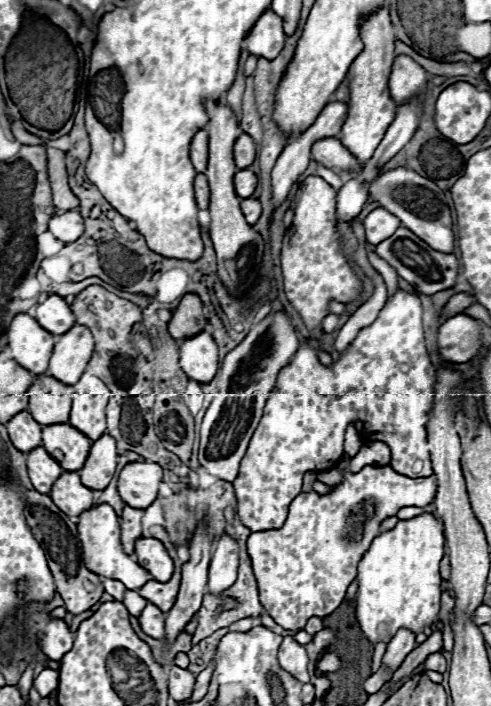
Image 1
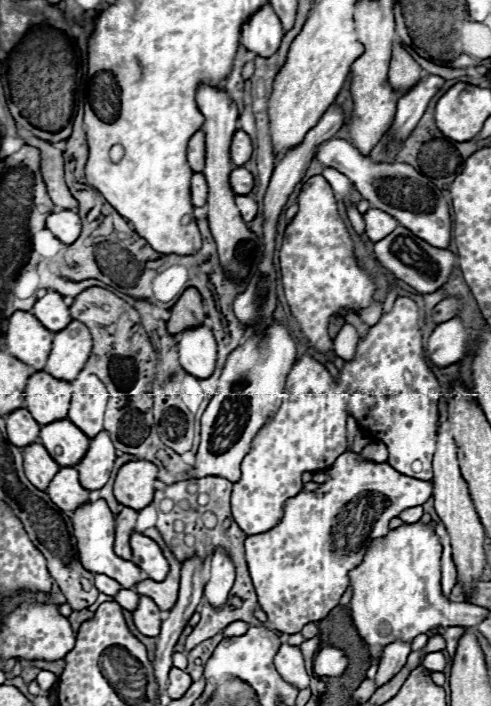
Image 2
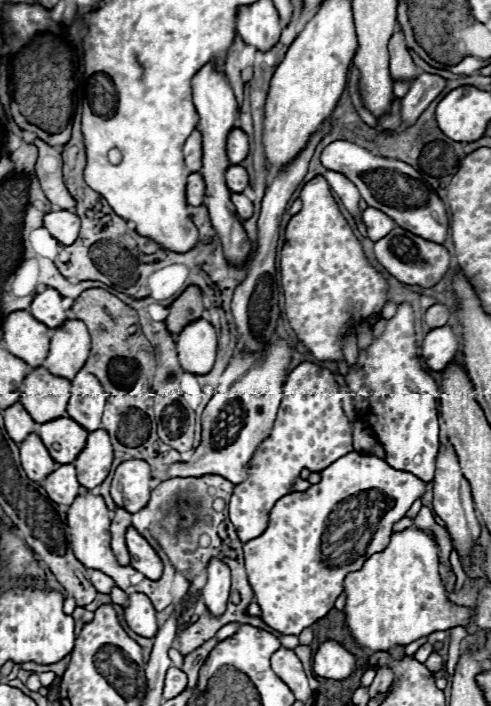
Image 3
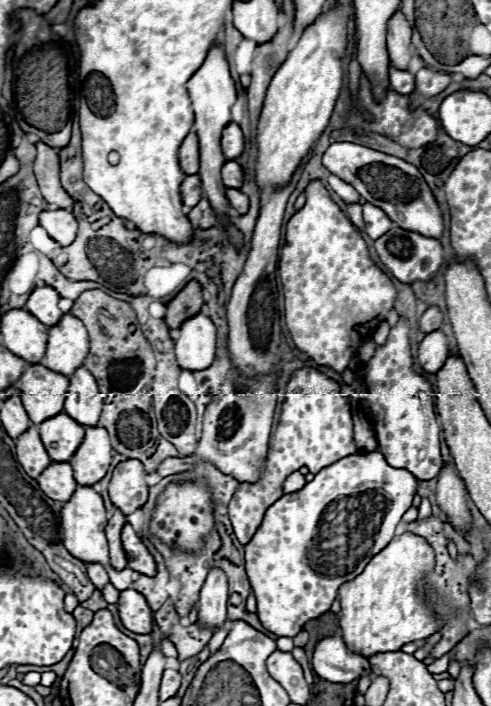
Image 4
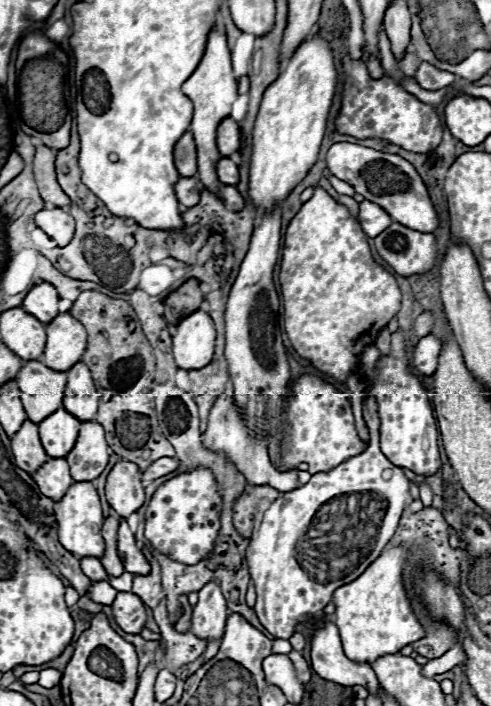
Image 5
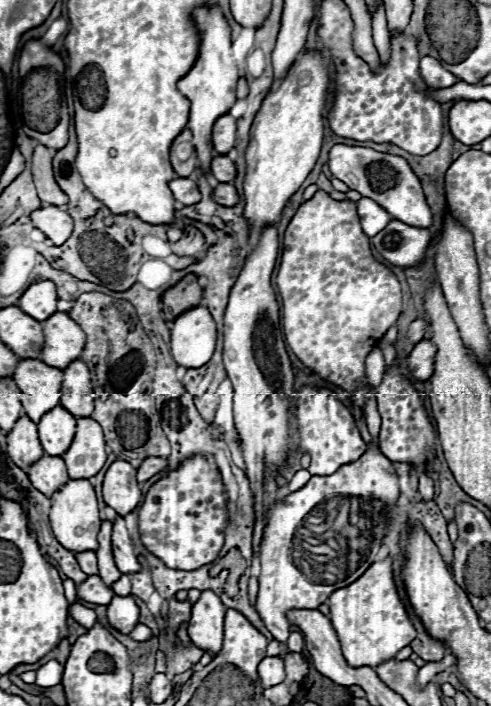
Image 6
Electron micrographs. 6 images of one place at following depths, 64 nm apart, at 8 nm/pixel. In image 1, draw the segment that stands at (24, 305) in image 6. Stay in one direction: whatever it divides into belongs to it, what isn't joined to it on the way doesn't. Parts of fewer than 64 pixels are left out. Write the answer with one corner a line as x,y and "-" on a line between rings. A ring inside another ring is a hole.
56,294
48,296
46,302
38,304
36,320
44,330
52,334
64,334
76,324
76,318
72,316
70,306
64,302
62,296
56,296

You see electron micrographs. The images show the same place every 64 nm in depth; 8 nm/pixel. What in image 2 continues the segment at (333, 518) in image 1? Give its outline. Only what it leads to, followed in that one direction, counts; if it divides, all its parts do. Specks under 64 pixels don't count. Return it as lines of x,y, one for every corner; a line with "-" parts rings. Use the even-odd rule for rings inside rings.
344,452
344,456
340,456
326,472
330,478
318,490
300,492
284,504
284,518
278,526
262,534
252,534
244,542
248,570
258,594
260,608
268,614
268,620
286,634
296,634
306,624
328,616
328,612
340,604
340,598
350,584
348,572
362,562
370,542
374,538
386,536
390,532
388,522
402,510
422,506
432,496
432,480
404,476
390,464
358,462
354,452
-
352,502
358,504
356,512
346,510
346,506

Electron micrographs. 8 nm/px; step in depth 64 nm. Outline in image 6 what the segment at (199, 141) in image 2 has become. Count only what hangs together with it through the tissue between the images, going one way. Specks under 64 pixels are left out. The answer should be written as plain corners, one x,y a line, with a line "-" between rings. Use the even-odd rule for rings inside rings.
184,130
170,148
170,160
172,168
178,176
190,176
196,170
196,152
192,146
192,132

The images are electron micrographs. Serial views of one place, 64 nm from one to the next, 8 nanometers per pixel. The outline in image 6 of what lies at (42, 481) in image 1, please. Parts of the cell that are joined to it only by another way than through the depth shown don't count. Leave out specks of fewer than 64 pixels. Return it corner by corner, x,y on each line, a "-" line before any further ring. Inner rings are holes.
22,416
12,428
12,432
8,432
8,454
14,464
24,470
28,470
36,460
40,460
40,456
44,456
44,450
38,442
36,424
28,416

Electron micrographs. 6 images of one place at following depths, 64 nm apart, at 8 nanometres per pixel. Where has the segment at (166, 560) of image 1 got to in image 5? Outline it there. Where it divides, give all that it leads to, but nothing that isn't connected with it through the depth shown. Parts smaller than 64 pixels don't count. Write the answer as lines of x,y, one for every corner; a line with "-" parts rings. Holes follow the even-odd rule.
122,520
120,528
118,528
118,554
128,572
132,572
132,574
150,572
150,564
148,564
146,556
142,554
142,550
136,546
134,532
128,528
126,520

